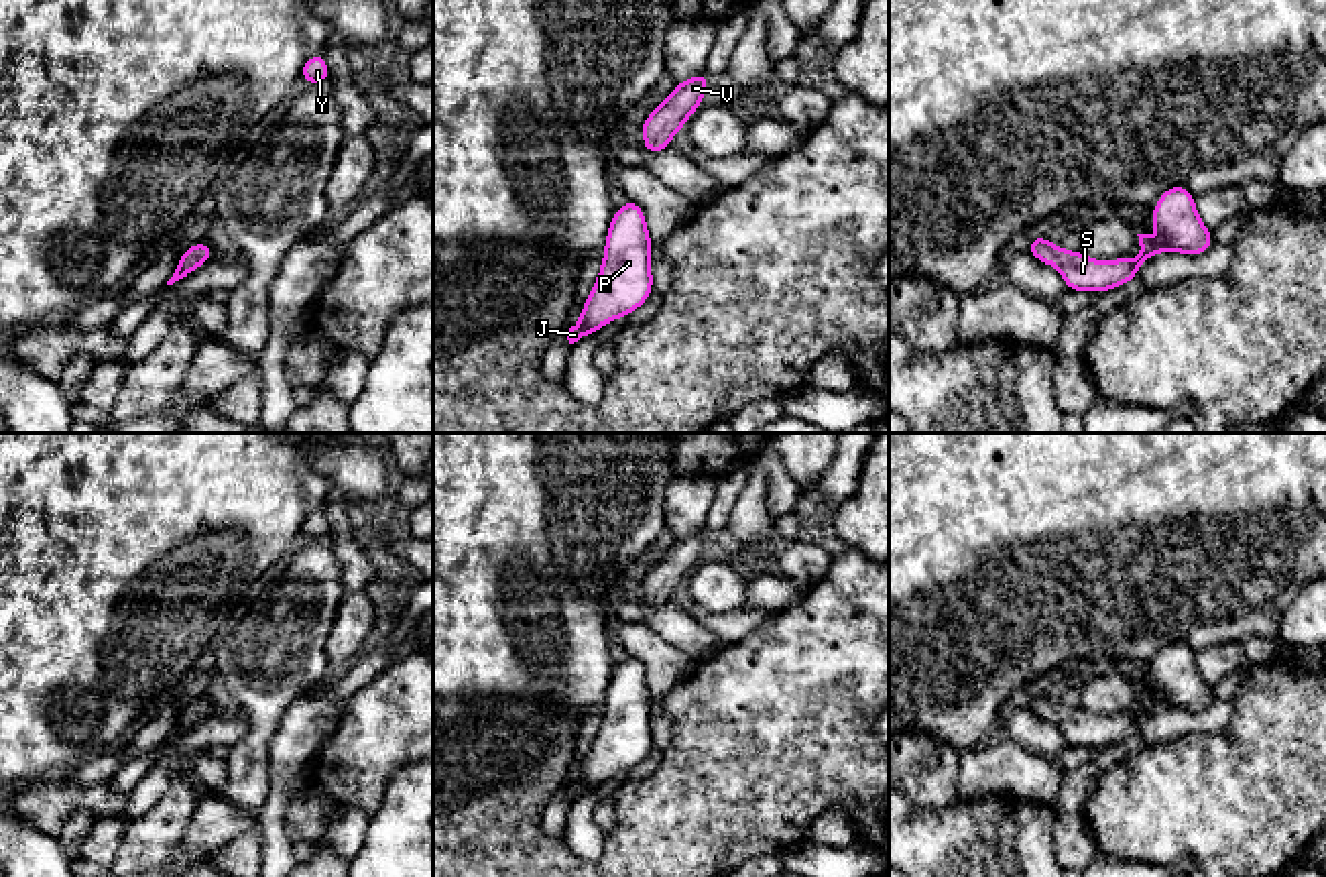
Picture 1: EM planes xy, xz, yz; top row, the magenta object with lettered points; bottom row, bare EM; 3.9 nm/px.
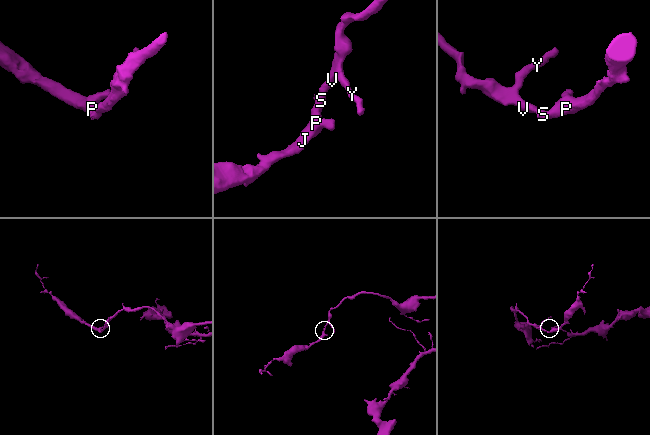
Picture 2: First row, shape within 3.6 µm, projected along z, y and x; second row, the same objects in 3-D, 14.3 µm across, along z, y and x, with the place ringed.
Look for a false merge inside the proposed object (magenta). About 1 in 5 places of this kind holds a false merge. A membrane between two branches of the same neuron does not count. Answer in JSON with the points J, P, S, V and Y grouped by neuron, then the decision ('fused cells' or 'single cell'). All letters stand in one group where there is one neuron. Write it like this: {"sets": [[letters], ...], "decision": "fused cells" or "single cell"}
{"sets": [["J", "P", "S", "V", "Y"]], "decision": "single cell"}

